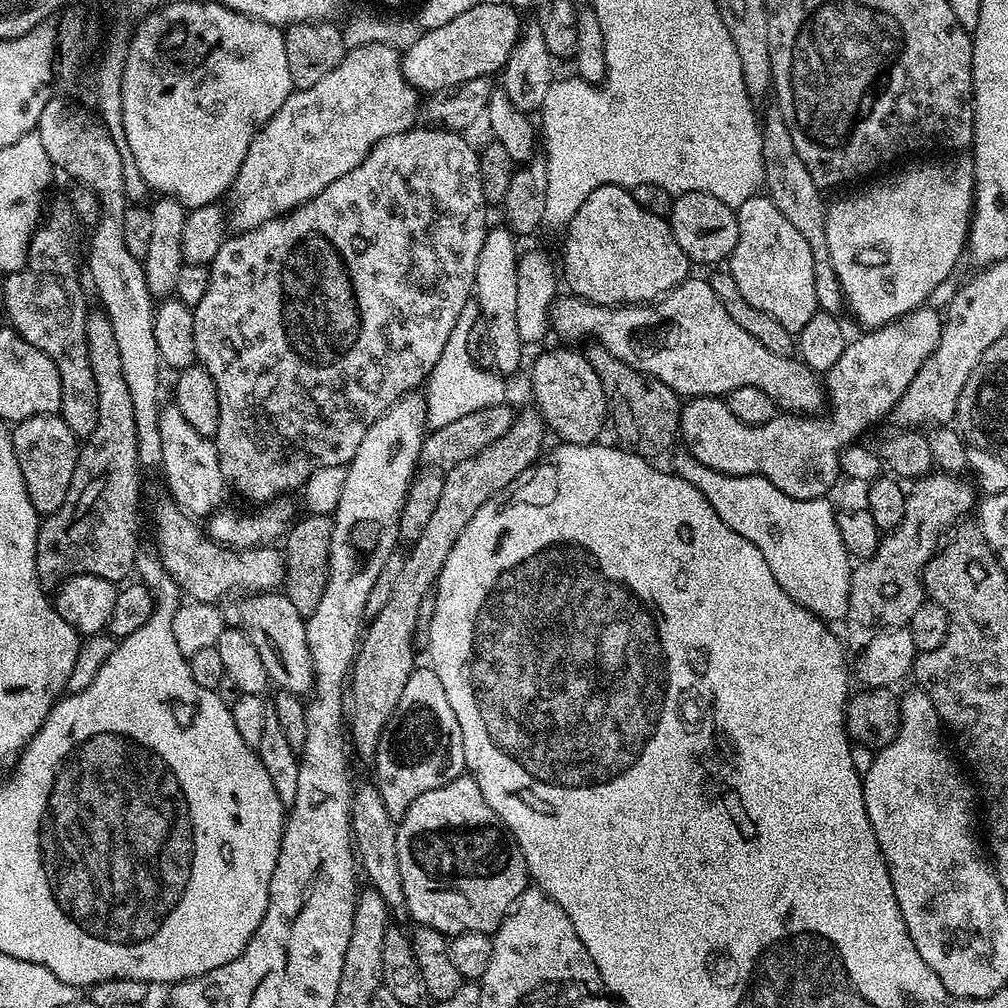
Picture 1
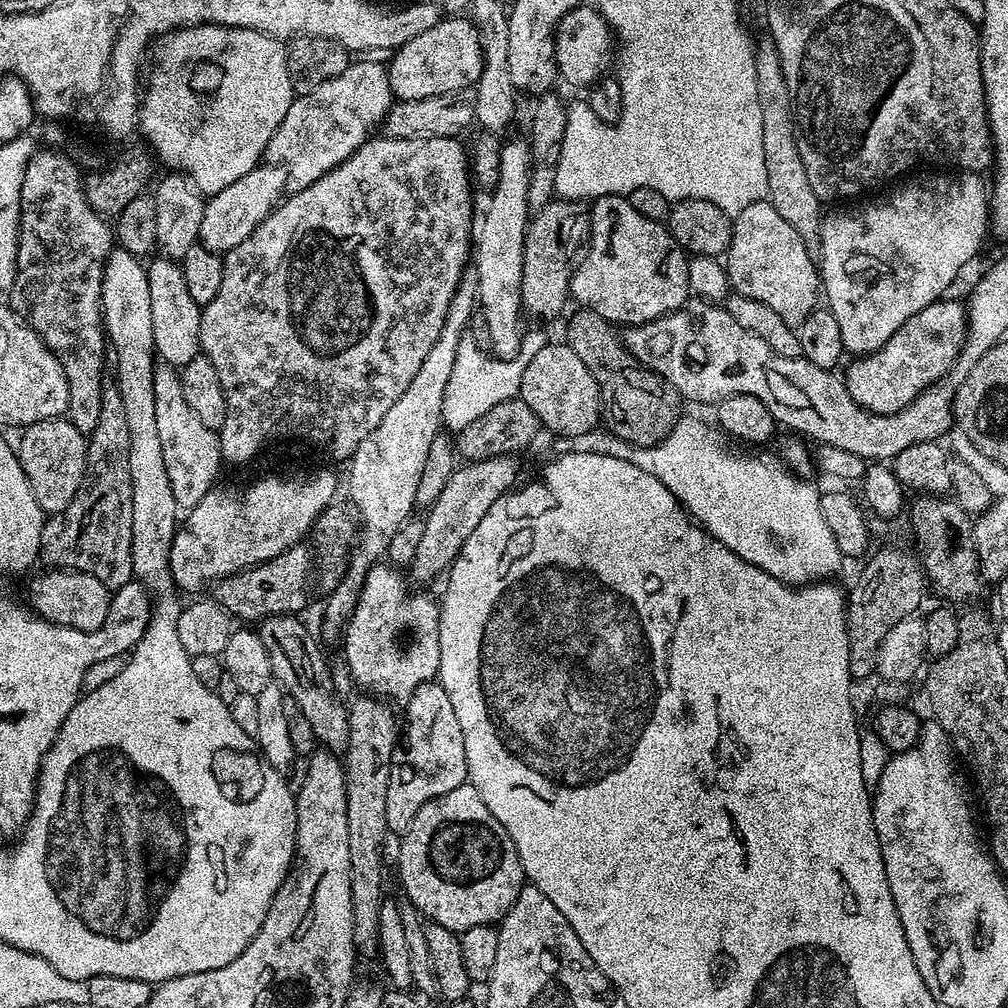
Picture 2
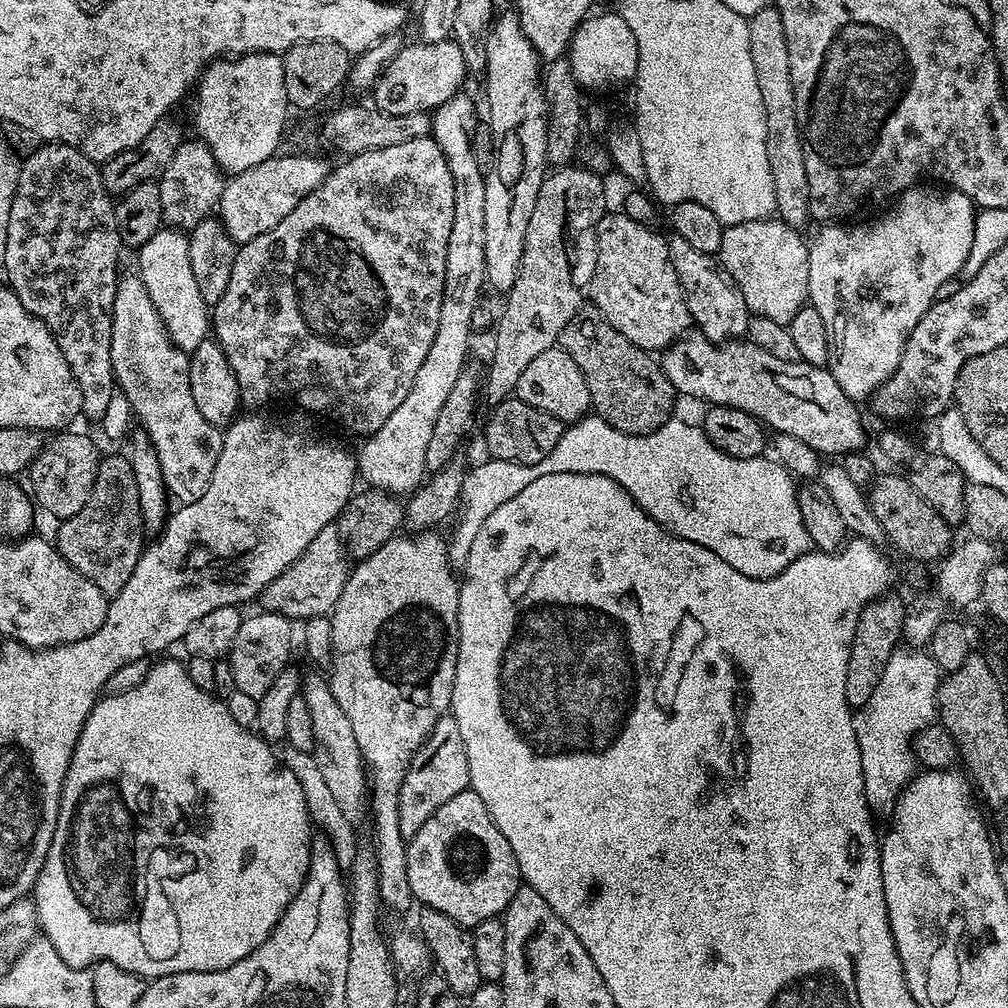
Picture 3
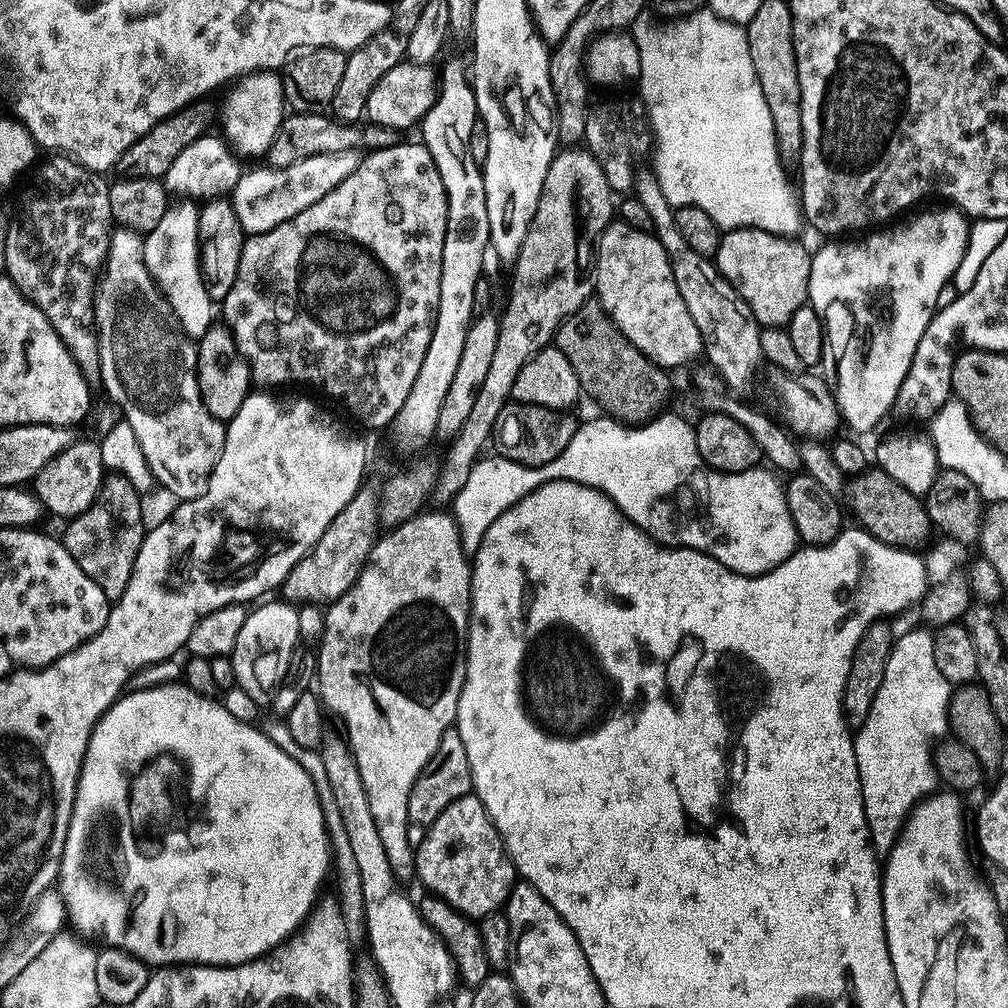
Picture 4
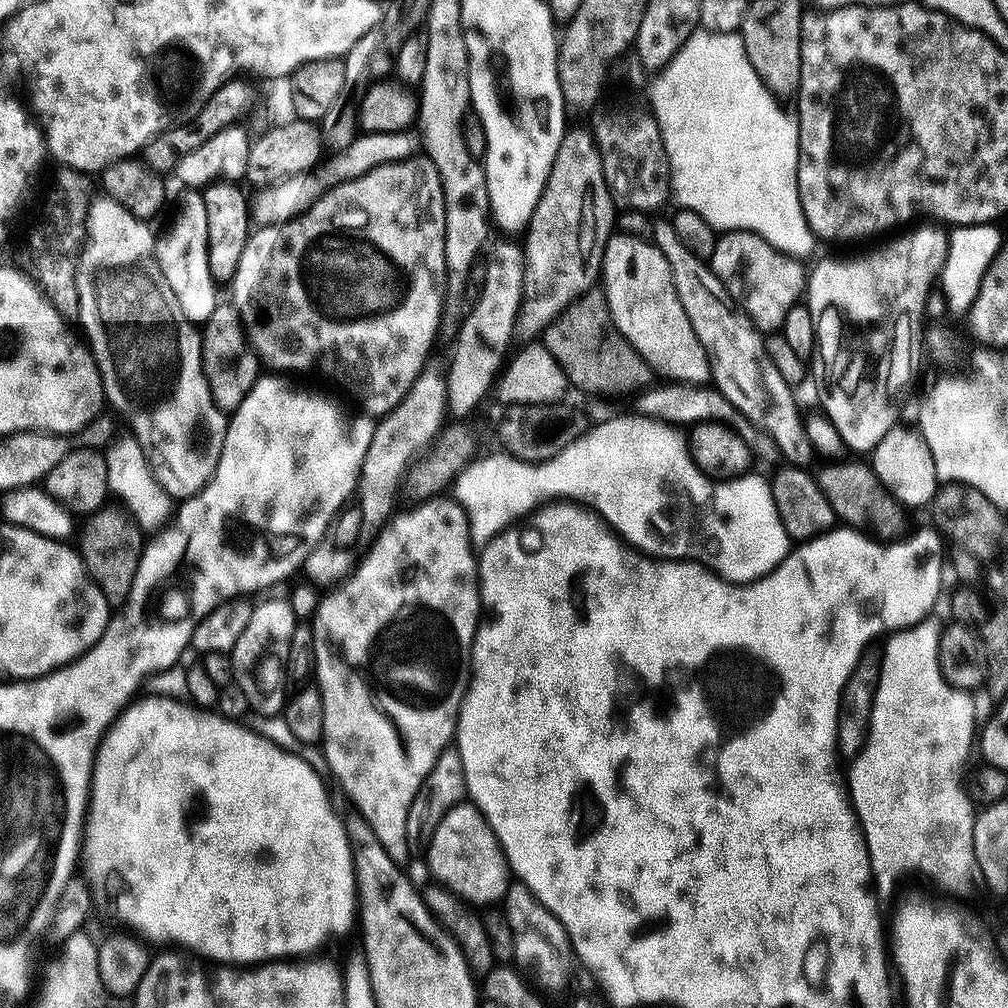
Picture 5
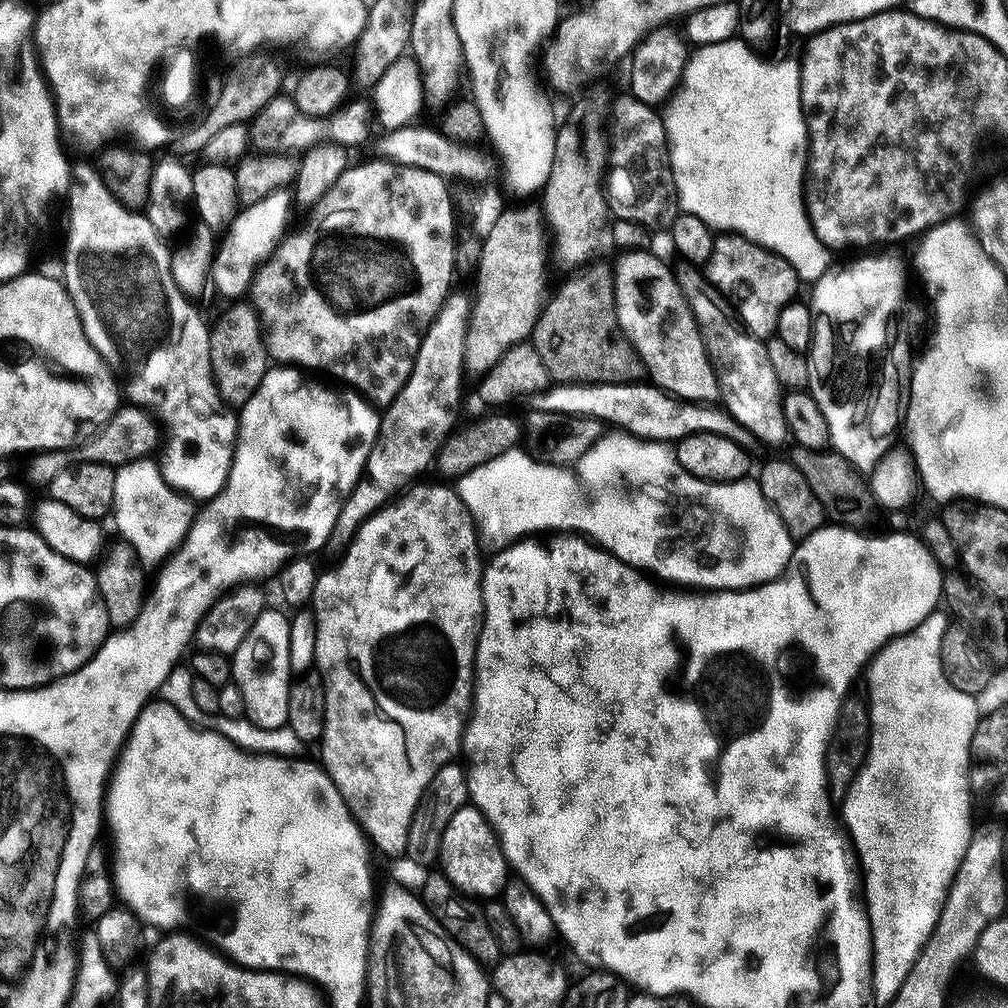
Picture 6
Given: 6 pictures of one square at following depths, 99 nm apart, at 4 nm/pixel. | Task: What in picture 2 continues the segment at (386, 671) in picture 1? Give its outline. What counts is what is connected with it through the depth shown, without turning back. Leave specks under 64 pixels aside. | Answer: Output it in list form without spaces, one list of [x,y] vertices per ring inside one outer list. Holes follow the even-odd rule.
[[[515,455],[487,456],[485,460],[473,460],[457,467],[453,472],[450,482],[438,494],[438,502],[434,502],[432,508],[427,509],[422,530],[422,539],[418,545],[418,551],[414,554],[414,562],[410,566],[411,579],[417,580],[417,585],[428,586],[431,580],[436,580],[445,575],[452,563],[458,558],[466,538],[474,534],[478,522],[486,518],[486,510],[498,502],[498,498],[504,495],[517,483],[516,475],[520,468],[516,465]],[[356,700],[347,705],[348,747],[342,754],[350,834],[350,902],[354,914],[354,942],[360,954],[377,951],[380,911],[386,903],[383,874],[386,865],[380,855],[380,846],[384,837],[389,835],[386,826],[386,786],[390,782],[392,755],[398,743],[398,716],[381,700]]]

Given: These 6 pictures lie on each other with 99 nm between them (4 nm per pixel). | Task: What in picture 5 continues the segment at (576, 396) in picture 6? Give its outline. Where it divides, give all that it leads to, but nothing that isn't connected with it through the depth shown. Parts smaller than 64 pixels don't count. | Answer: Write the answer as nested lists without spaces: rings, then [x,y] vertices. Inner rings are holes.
[[[664,382],[661,385],[661,388],[649,386],[635,397],[635,400],[637,399],[635,411],[639,415],[671,426],[681,426],[680,424],[691,426],[709,422],[724,424],[727,428],[734,429],[742,438],[757,463],[762,462],[774,466],[781,461],[779,448],[770,435],[754,427],[716,388],[699,384],[677,384],[675,382]]]

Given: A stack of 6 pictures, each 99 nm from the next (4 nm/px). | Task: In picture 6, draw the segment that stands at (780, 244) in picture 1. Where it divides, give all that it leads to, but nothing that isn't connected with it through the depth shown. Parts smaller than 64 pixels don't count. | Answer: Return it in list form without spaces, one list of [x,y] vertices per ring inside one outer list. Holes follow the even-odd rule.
[[[716,236],[714,250],[706,265],[706,279],[731,305],[748,335],[763,342],[776,335],[778,314],[782,314],[785,306],[797,299],[798,277],[790,262],[786,262],[778,253],[746,239],[745,236]]]

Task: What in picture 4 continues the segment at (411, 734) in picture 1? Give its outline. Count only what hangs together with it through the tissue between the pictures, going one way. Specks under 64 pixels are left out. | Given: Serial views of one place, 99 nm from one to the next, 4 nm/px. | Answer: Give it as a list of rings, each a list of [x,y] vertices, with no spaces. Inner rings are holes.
[[[455,727],[448,728],[442,734],[442,742],[438,742],[438,750],[430,758],[428,765],[418,774],[414,782],[414,790],[410,790],[410,806],[408,807],[408,833],[410,834],[410,846],[419,848],[424,840],[424,833],[458,798],[469,795],[472,792],[472,775],[470,774],[470,762],[466,762],[466,748],[462,746],[462,738],[456,732]]]

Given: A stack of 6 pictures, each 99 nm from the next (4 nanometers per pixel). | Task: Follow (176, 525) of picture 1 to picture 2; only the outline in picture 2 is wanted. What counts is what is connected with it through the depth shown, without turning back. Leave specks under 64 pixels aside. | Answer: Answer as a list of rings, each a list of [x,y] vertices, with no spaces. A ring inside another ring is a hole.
[[[301,542],[254,568],[245,568],[234,576],[225,576],[215,585],[214,599],[237,621],[259,622],[266,616],[303,613],[308,604],[310,577],[314,572],[314,556],[307,543]]]

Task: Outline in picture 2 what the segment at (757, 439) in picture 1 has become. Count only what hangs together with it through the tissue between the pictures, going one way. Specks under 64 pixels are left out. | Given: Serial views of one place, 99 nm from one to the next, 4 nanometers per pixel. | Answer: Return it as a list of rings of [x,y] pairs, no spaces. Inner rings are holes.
[[[947,300],[926,306],[907,320],[878,351],[851,361],[853,364],[842,379],[860,407],[880,416],[892,416],[910,406],[925,388],[947,376],[960,356],[968,327],[965,305],[961,301],[959,304],[956,300]]]

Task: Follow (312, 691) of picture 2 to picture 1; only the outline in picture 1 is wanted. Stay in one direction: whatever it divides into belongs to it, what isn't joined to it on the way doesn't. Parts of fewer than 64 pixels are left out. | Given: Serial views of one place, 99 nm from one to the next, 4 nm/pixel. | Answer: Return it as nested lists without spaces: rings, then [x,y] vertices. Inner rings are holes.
[[[280,590],[267,594],[248,594],[245,597],[232,609],[227,609],[227,623],[240,629],[246,638],[250,638],[250,642],[254,642],[254,646],[258,646],[268,679],[279,691],[292,692],[299,697],[311,693],[312,663],[306,642],[306,617],[298,614],[294,602],[290,602],[290,598]]]

